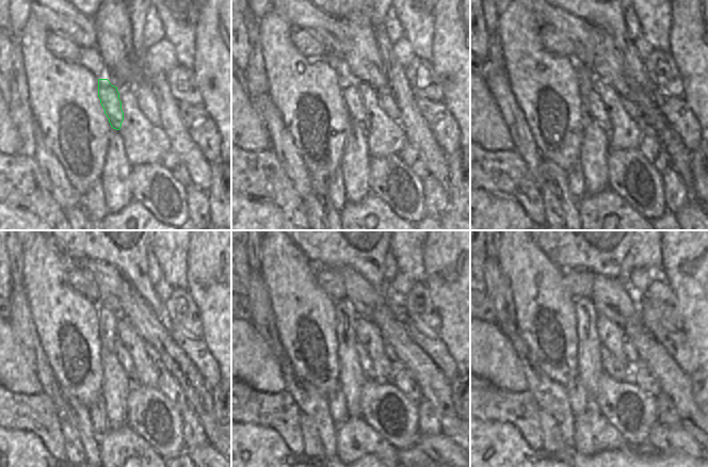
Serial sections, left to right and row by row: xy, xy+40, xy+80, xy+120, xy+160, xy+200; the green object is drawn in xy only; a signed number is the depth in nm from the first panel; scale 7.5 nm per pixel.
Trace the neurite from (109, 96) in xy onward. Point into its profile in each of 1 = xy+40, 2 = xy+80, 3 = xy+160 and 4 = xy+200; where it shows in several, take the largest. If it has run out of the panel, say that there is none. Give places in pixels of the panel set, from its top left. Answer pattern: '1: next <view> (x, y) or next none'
1: next xy+40 (351, 97)
2: next xy+80 (596, 108)
3: next xy+160 (366, 363)
4: next xy+200 (618, 370)

